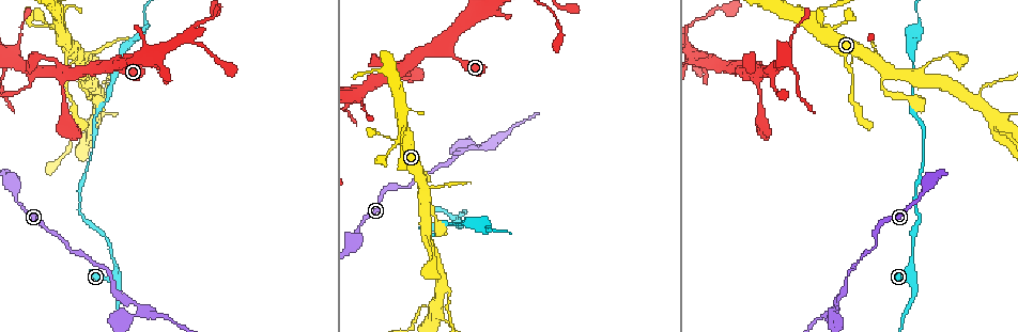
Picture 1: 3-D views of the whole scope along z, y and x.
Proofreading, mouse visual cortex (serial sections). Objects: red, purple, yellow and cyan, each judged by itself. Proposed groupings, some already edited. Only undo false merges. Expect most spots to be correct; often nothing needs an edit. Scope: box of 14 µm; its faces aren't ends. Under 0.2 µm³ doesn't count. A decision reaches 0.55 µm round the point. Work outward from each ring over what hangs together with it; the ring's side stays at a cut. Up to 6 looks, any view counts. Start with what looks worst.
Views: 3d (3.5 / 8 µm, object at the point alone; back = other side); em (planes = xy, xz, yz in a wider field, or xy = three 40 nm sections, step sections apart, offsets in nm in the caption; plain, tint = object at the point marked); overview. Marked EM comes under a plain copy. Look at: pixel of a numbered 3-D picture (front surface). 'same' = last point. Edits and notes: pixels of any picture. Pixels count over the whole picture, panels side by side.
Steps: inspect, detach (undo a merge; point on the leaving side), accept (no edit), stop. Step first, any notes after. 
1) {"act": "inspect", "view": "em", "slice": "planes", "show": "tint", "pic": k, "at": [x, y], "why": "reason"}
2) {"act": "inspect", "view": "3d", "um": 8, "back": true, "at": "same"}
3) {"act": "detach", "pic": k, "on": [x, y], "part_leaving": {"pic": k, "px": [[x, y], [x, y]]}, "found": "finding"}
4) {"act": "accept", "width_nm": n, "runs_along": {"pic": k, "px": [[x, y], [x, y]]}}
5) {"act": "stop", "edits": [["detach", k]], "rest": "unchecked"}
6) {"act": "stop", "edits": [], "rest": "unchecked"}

{"act": "inspect", "view": "3d", "um": 8, "pic": 1, "at": [485, 148], "why": "thin neck"}

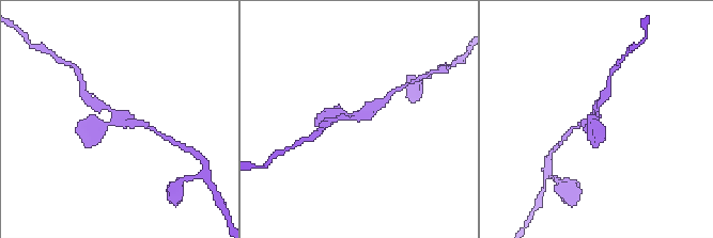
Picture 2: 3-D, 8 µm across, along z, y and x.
{"act": "inspect", "view": "em", "slice": "xy", "step": 1, "show": "tint", "pic": 2, "at": [358, 114], "arms": 3, "arm_widths_nm": [200, 350, 350]}

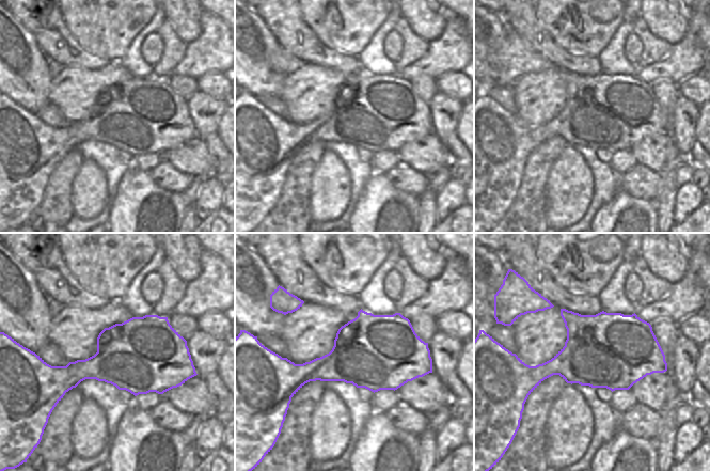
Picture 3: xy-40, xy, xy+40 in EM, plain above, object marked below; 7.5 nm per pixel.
{"act": "accept", "runs_along": {"pic": 2, "px": [[599, 102], [593, 129]]}, "found": "all the same cell"}

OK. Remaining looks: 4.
{"act": "inspect", "view": "3d", "um": 3.5, "pic": 1, "at": [770, 75], "why": "small branch off a trunk"}

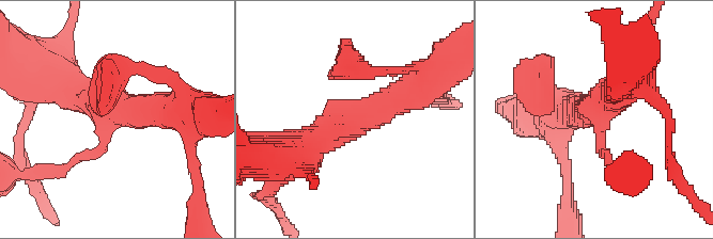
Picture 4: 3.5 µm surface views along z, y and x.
{"act": "inspect", "view": "em", "slice": "xy", "step": 1, "show": "tint", "pic": 4, "at": [106, 123]}

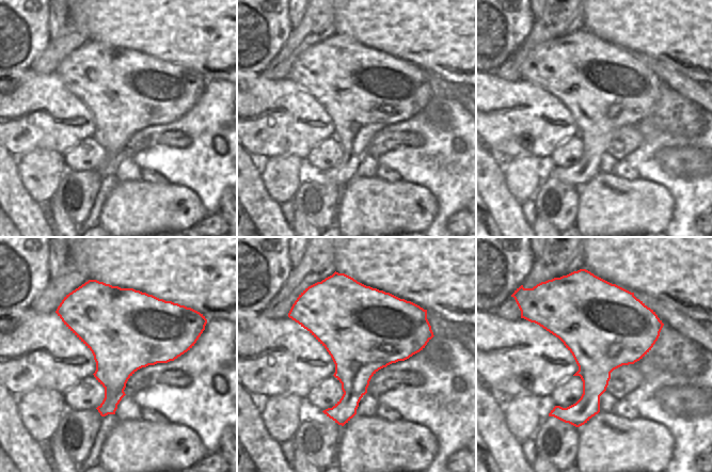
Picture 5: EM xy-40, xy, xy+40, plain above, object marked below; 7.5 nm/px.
{"act": "accept", "arm_widths_nm": [150, 500, 500], "runs_along": {"pic": 4, "px": [[416, 86], [297, 153]]}, "found": "all the same cell"}

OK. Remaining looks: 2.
{"act": "inspect", "view": "3d", "um": 3.5, "pic": 1, "at": [456, 221], "why": "sharp bend"}

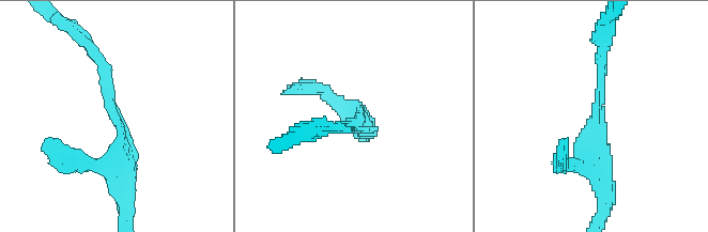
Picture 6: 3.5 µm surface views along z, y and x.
{"act": "inspect", "view": "em", "slice": "xy", "step": 2, "show": "tint", "pic": 6, "at": [357, 124], "why": "need the tissue"}

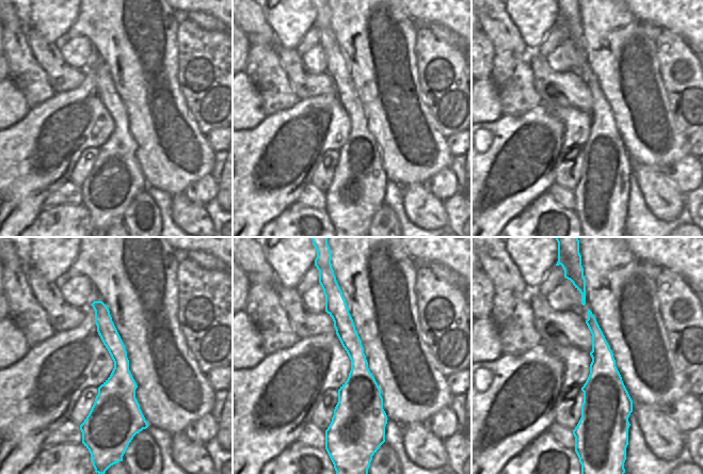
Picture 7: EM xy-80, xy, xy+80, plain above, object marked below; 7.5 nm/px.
{"act": "accept", "runs_along": {"pic": 7, "px": [[334, 288], [357, 357], [344, 427]]}, "found": "continuous, no second cell"}

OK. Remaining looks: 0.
{"act": "stop", "edits": [], "rest": "unchecked"}

